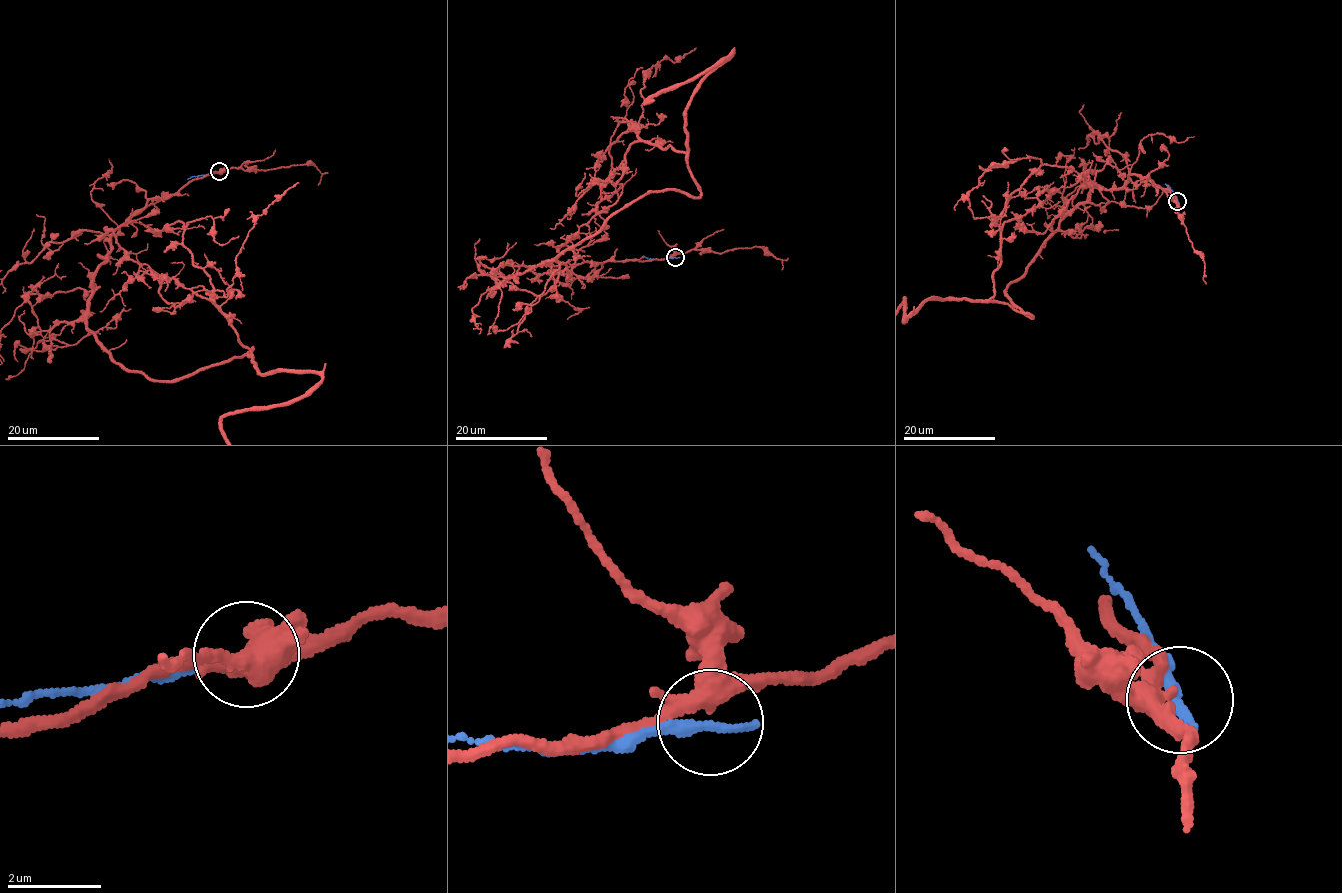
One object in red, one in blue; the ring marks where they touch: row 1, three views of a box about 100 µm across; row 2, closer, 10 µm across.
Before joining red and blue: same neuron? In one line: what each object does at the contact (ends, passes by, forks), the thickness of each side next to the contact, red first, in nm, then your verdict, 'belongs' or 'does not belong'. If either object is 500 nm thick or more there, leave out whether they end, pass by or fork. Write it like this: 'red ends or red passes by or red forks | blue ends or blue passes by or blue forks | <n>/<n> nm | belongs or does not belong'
red forks | blue ends | 320/320 nm | does not belong

